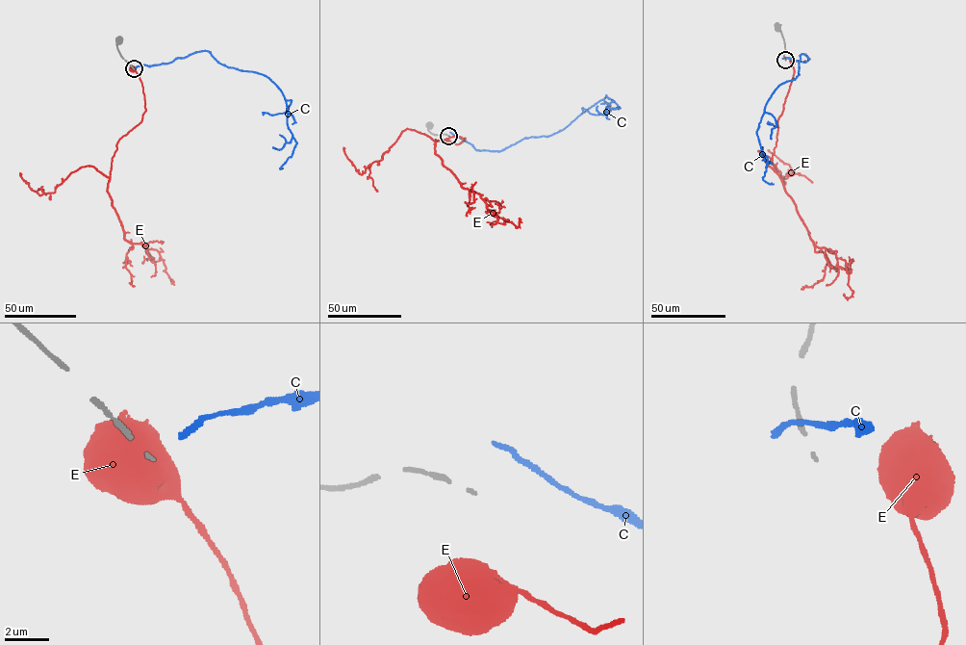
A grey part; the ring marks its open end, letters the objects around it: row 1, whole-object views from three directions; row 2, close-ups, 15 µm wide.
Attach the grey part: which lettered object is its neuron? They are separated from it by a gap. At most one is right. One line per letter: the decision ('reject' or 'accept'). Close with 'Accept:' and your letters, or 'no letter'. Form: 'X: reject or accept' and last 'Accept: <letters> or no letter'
C: reject
E: reject
Accept: no letter

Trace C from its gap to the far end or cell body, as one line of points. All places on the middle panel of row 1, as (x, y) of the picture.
C: (450, 133), (476, 149), (501, 151), (524, 138), (563, 130), (606, 94), (620, 108), (607, 108), (609, 118)

